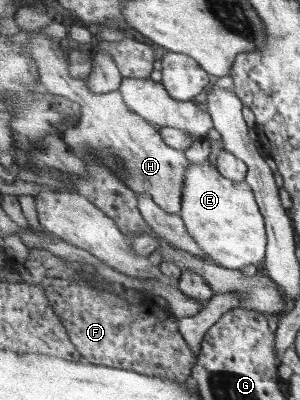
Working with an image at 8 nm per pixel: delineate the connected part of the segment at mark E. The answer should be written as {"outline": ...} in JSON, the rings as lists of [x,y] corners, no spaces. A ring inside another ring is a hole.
{"outline":[[[209,160],[201,165],[191,163],[185,177],[183,208],[179,214],[186,222],[188,231],[214,263],[228,269],[244,269],[248,265],[260,267],[260,263],[265,261],[268,247],[267,225],[255,192],[247,180],[232,181],[224,177]]]}

